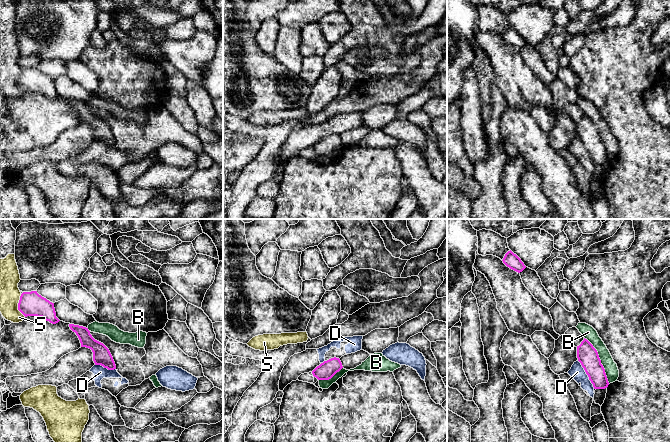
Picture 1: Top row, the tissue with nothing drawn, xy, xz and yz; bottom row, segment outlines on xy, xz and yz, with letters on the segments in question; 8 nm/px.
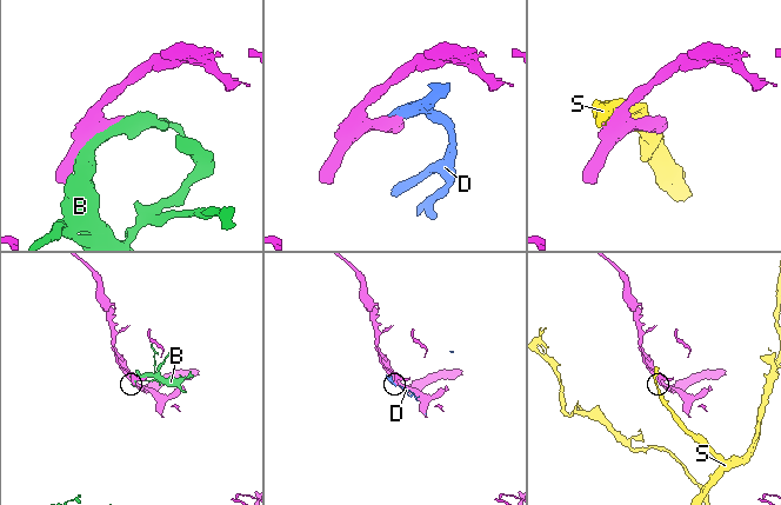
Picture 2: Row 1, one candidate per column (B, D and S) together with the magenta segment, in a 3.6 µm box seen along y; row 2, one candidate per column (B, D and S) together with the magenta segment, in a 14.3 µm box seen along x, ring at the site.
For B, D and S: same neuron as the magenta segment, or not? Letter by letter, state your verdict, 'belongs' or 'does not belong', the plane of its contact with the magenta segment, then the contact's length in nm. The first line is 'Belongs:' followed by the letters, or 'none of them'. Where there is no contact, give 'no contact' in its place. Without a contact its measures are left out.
Belongs: none of them
B: does not belong | yz | 420 nm
D: does not belong | yz | 280 nm
S: does not belong | xy | 190 nm

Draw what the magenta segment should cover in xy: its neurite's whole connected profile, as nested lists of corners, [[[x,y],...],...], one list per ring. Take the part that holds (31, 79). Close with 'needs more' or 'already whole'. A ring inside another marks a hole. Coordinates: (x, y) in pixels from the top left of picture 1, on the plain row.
[[[37,67],[23,68],[18,79],[18,86],[25,93],[42,93],[52,100],[56,100],[60,97],[56,93],[54,79],[39,71]]]; already whole

